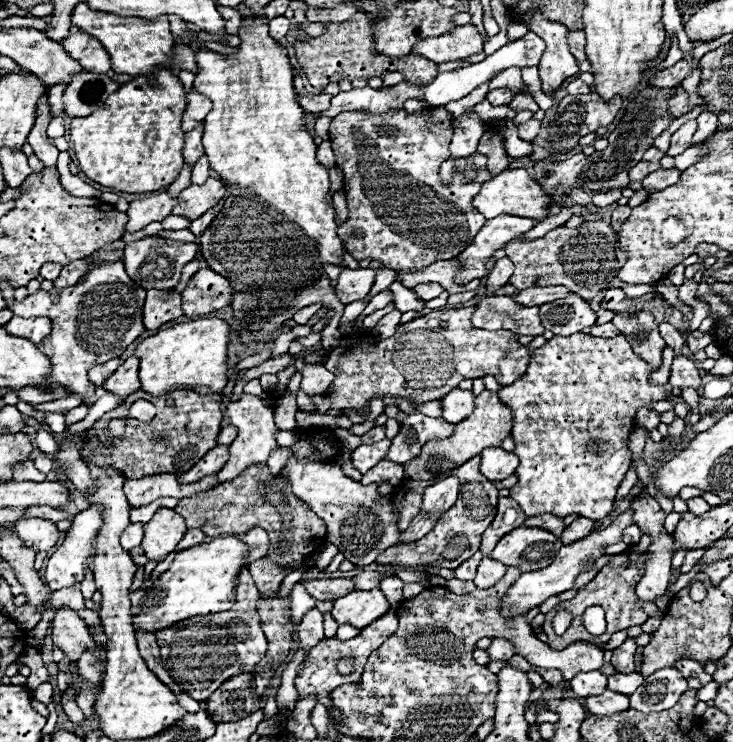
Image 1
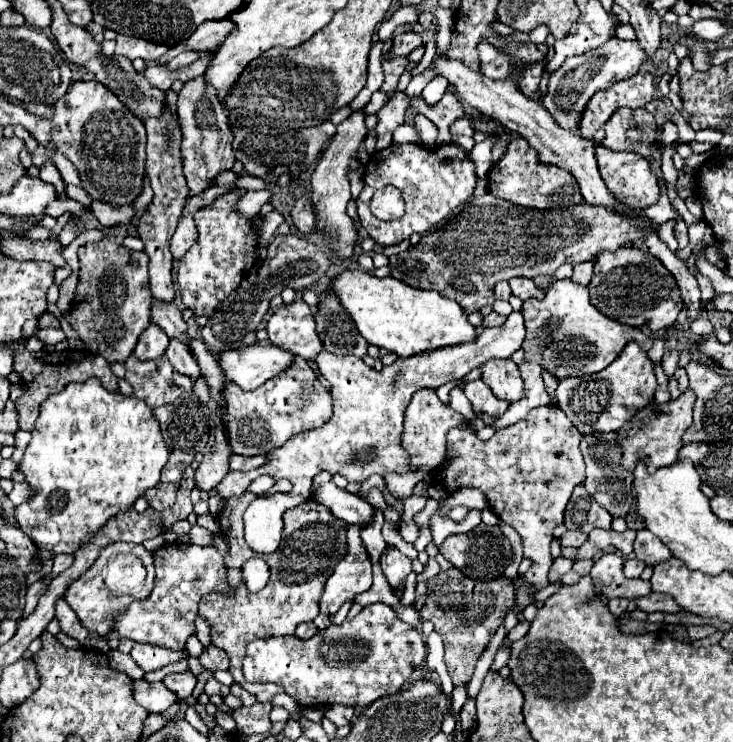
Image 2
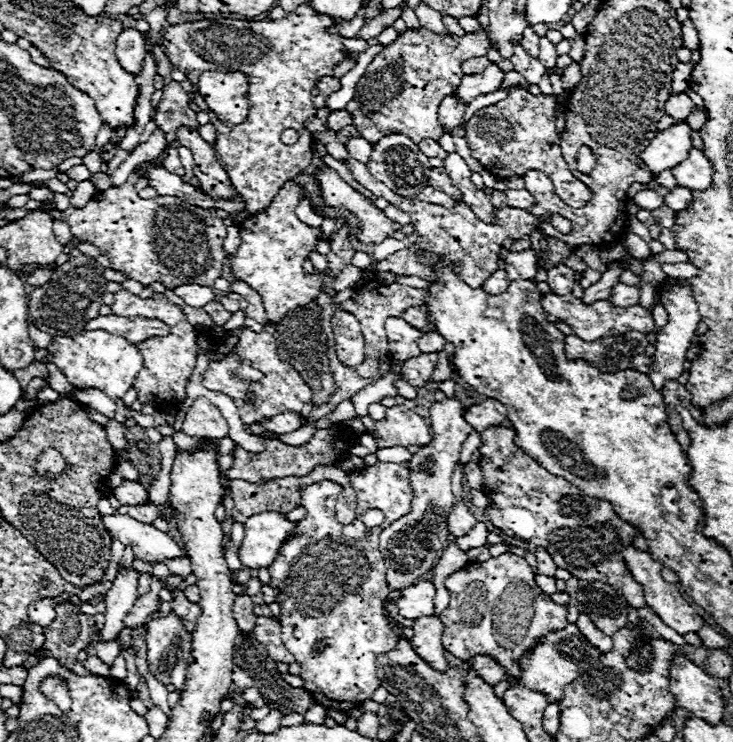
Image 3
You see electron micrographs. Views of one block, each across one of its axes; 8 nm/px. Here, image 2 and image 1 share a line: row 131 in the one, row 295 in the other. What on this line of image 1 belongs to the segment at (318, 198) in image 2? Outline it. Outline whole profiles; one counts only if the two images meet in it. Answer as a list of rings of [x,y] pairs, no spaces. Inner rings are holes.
[[[342,268],[338,276],[338,284],[334,286],[340,302],[350,304],[350,302],[366,298],[374,284],[374,274],[376,272],[372,268],[356,268],[356,270]]]

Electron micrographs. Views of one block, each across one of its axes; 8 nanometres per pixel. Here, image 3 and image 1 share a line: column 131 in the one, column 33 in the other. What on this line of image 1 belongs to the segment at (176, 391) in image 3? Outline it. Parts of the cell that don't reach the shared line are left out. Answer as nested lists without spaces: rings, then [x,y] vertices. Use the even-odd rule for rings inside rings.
[[[98,262],[86,272],[86,276],[76,286],[62,288],[62,290],[52,288],[48,292],[38,290],[34,294],[28,294],[28,298],[24,298],[22,302],[14,300],[10,310],[18,316],[48,316],[52,320],[52,332],[38,344],[38,348],[52,362],[52,380],[50,380],[52,388],[56,390],[58,386],[66,386],[72,394],[92,396],[94,386],[88,380],[88,370],[94,364],[120,356],[146,330],[142,324],[144,296],[146,296],[146,290],[128,278],[122,262]]]

